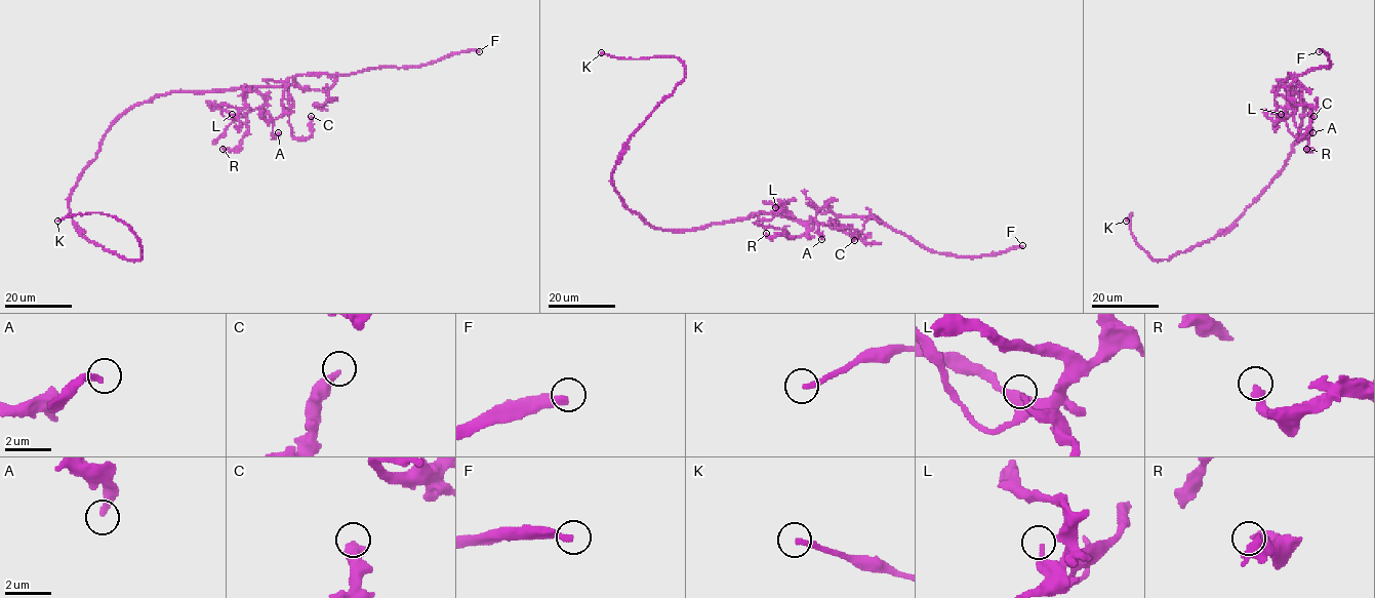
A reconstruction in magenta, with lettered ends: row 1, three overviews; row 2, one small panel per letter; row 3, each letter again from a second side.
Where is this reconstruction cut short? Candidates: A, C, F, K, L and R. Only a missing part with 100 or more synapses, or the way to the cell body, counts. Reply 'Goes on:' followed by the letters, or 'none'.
Goes on: F

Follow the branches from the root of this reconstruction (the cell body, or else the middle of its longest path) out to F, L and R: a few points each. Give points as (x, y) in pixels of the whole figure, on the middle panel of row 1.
F: (671, 230), (757, 214), (833, 226), (841, 216), (874, 216), (939, 252), (983, 256), (1022, 245)
L: (671, 230), (695, 230), (757, 214), (789, 216), (775, 207)
R: (671, 230), (695, 230), (757, 214), (791, 216), (807, 228), (792, 239), (781, 233), (769, 237), (766, 233)

